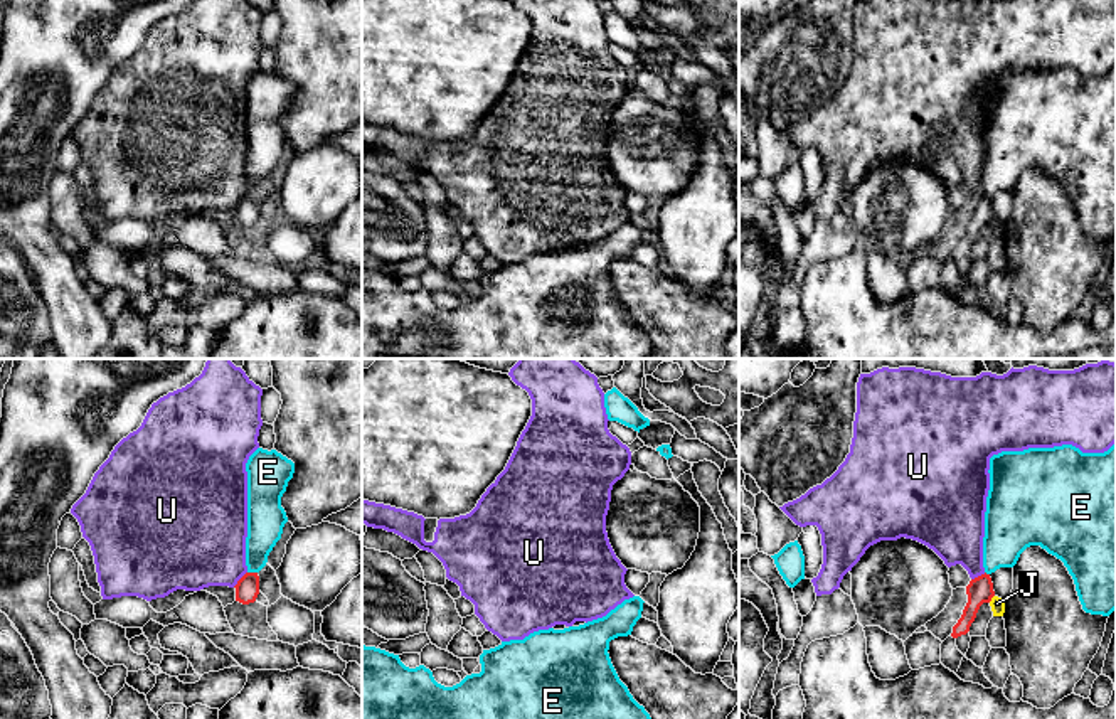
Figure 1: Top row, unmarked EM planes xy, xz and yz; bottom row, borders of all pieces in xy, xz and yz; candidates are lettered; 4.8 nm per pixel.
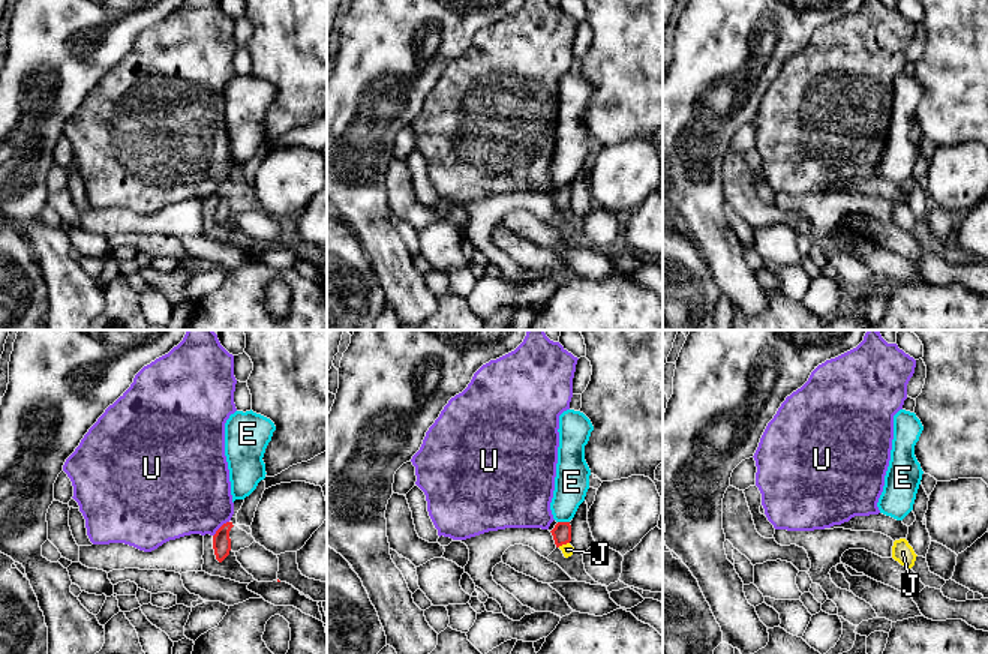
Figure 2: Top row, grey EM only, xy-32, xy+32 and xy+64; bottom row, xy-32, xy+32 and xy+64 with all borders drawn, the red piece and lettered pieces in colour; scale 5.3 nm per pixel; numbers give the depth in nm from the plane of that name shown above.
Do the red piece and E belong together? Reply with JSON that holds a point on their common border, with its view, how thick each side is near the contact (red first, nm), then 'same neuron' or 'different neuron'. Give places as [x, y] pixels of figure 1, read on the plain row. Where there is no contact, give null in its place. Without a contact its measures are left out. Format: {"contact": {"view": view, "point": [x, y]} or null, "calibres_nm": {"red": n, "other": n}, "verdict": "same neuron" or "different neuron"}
{"contact": {"view": "xy", "point": [253, 196]}, "calibres_nm": {"red": 110, "other": 180}, "verdict": "different neuron"}

